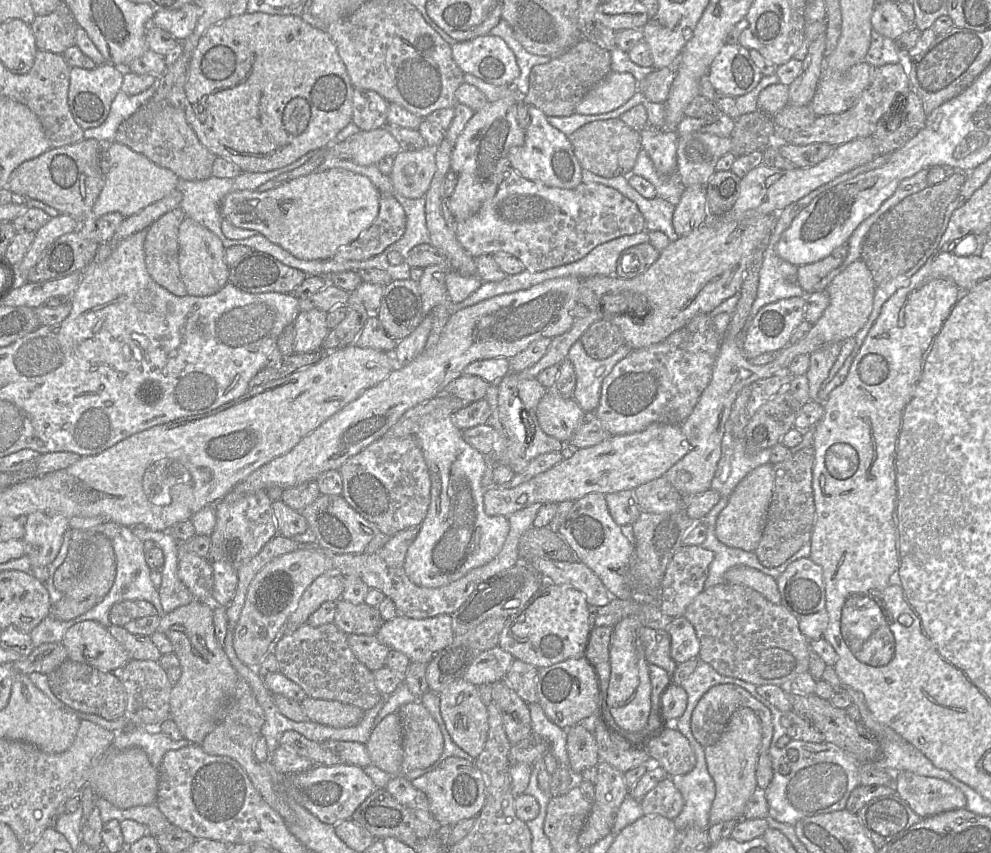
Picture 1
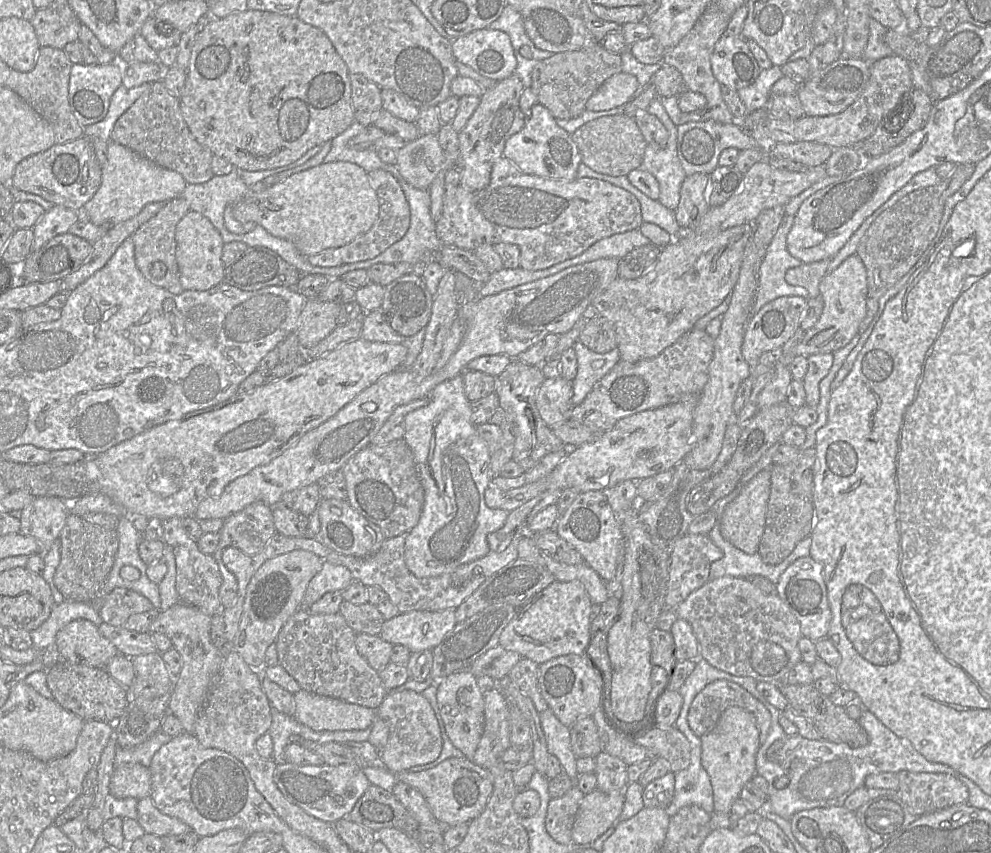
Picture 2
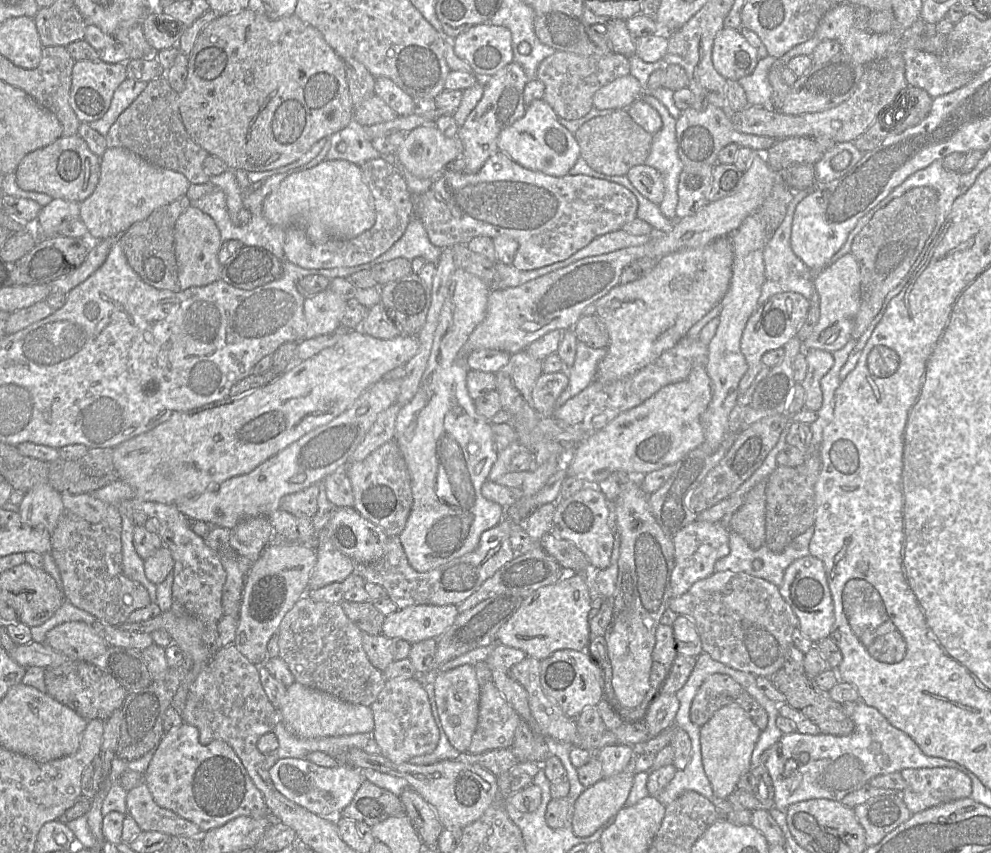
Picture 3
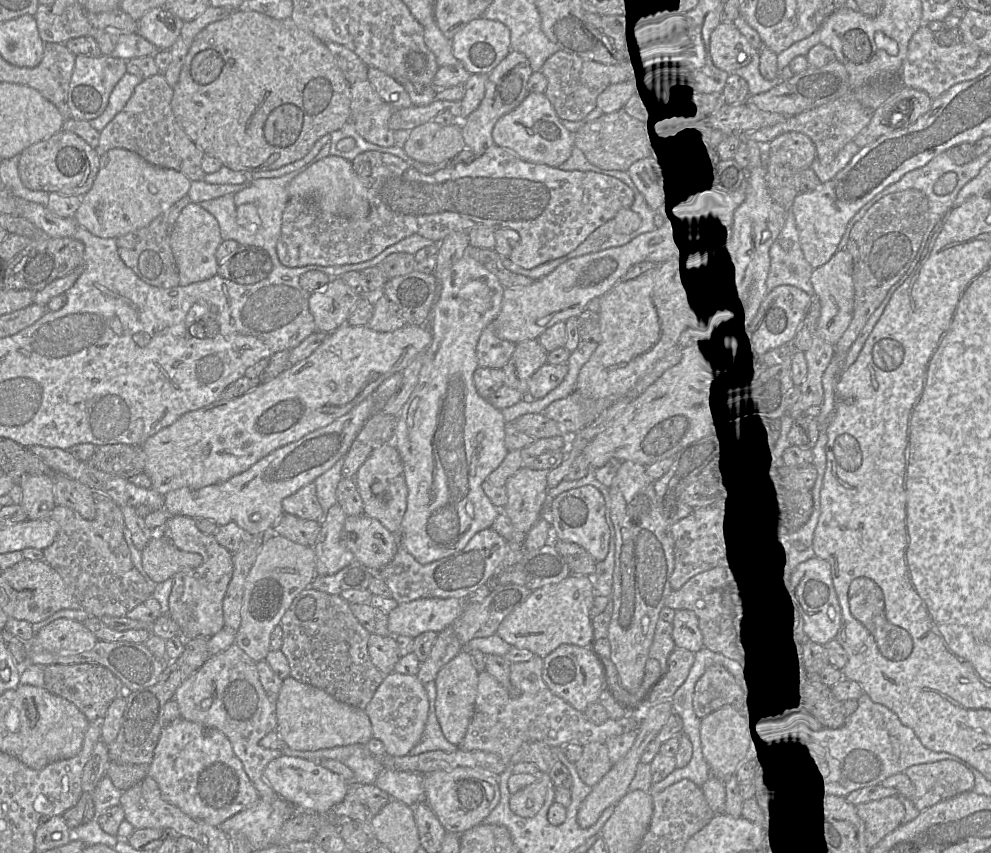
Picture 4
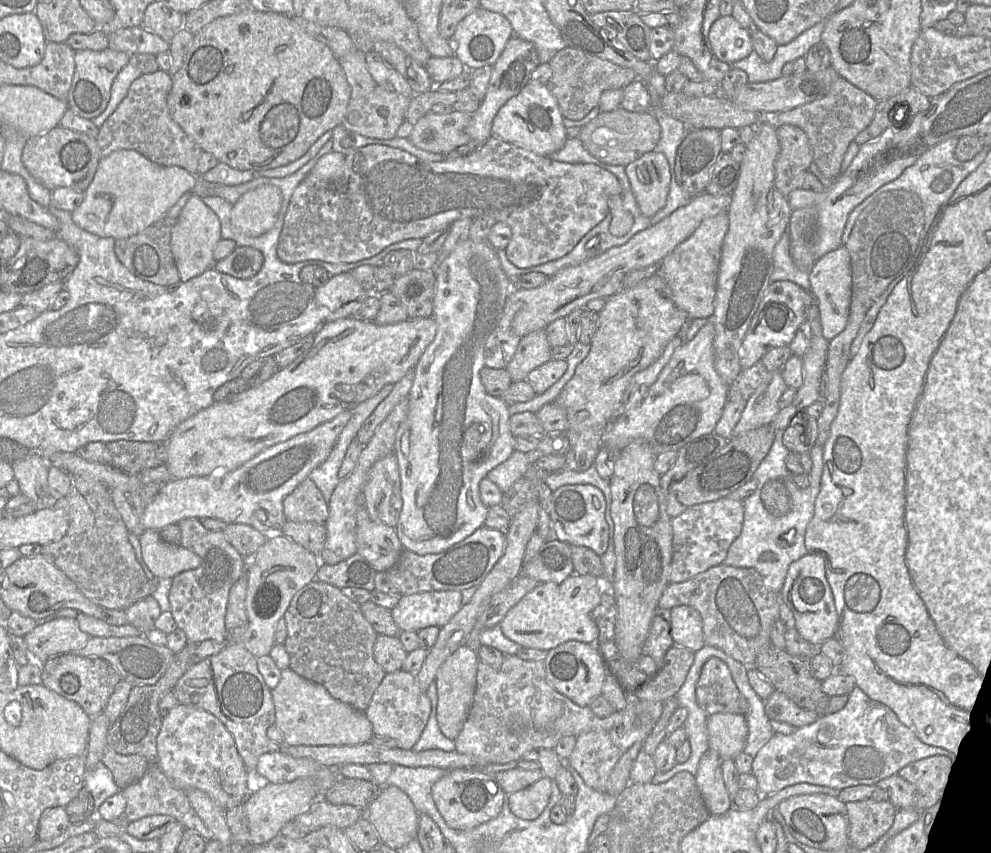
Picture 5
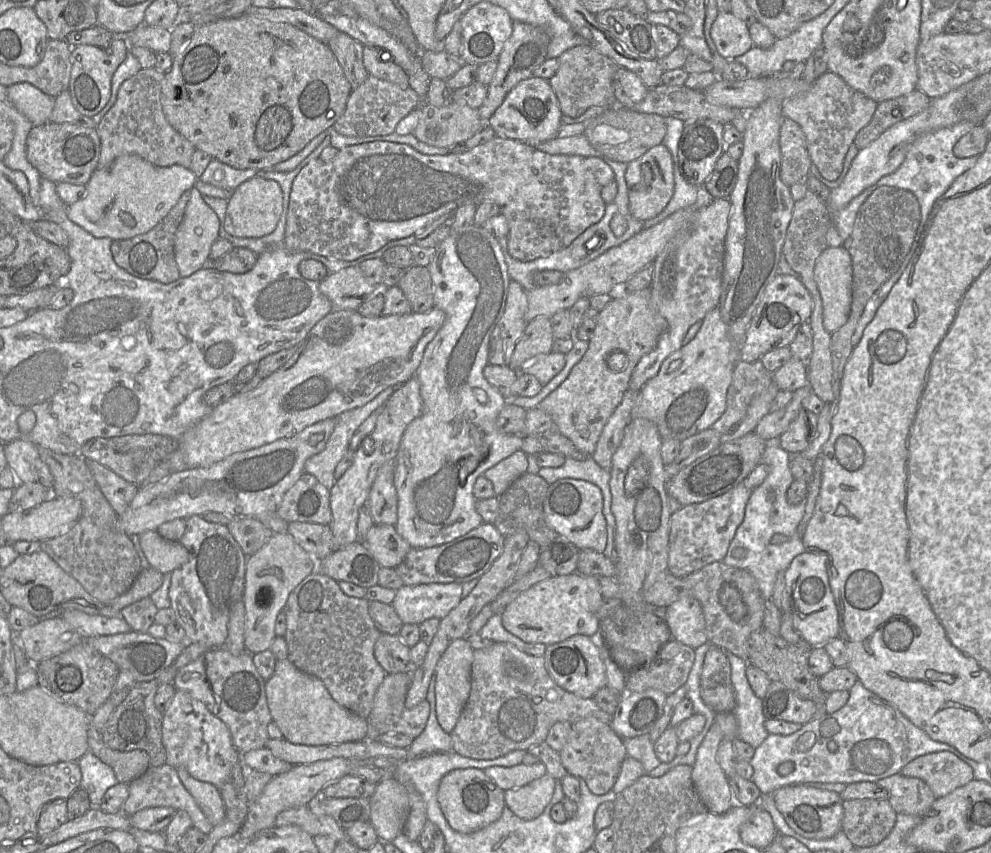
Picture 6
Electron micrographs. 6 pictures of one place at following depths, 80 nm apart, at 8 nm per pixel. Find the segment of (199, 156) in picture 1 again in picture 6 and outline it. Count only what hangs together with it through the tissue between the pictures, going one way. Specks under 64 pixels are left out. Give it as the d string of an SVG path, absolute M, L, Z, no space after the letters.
M141 68L119 87L114 105L97 125L100 157L97 168L108 166L122 154L136 154L156 166L182 165L190 168L196 148L167 121L161 104L163 72L156 68Z

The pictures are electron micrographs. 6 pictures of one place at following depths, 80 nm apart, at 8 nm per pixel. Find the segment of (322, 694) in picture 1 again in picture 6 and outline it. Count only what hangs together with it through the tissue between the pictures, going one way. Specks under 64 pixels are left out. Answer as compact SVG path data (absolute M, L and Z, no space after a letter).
M316 569L291 591L283 608L286 613L284 638L288 647L287 659L302 672L319 678L339 705L365 719L387 674L374 656L374 646L381 632L375 627L368 607L367 598L346 595L336 580Z

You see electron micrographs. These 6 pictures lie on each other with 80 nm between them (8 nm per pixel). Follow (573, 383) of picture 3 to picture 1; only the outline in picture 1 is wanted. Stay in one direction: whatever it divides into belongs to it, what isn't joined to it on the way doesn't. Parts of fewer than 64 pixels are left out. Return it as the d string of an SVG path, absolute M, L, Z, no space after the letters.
M580 340L571 346L567 359L573 364L576 374L573 398L587 414L592 414L599 404L604 378L612 371L613 367L631 351L631 347L623 345L608 358L597 360L587 354Z

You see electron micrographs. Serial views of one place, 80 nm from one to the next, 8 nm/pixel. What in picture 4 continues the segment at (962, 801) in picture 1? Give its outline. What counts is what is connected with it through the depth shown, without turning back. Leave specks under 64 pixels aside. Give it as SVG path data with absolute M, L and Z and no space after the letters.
M953 760L913 765L903 773L914 785L914 794L910 800L918 811L971 791L974 787L973 773Z

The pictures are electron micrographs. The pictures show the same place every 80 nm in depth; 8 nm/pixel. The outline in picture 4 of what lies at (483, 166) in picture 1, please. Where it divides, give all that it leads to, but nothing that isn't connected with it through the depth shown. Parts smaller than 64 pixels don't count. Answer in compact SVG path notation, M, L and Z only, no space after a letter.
M511 50L487 75L484 98L479 106L462 121L461 127L465 148L471 149L476 157L481 156L494 145L492 130L498 119L518 107L529 93L528 80L532 73L527 57L521 52Z

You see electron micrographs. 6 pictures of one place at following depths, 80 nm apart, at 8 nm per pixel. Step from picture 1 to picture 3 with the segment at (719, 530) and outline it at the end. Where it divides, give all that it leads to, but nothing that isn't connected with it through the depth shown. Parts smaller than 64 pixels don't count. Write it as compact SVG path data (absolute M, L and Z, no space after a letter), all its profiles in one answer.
M767 479L756 484L728 523L729 530L742 536L753 550L765 544L766 485Z

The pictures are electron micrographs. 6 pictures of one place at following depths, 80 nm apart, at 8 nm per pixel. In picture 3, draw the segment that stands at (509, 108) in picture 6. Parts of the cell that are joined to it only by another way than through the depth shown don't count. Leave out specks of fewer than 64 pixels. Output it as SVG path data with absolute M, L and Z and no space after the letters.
M543 98L532 101L520 119L500 132L497 145L499 151L524 168L556 177L568 175L580 157L574 134L560 124L558 115Z

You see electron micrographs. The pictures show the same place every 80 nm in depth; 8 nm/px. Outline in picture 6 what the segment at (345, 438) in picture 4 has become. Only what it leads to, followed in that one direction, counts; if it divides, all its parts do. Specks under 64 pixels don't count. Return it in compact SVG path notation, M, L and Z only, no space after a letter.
M333 418L322 420L306 427L292 437L281 438L258 448L234 453L208 467L187 468L170 473L168 477L158 482L144 483L139 486L126 511L118 515L118 528L128 536L140 535L145 531L157 530L161 524L177 518L187 519L193 515L219 512L231 518L255 518L274 533L287 533L289 523L278 515L277 508L285 492L295 484L304 472L306 460L325 449L335 424L336 421Z

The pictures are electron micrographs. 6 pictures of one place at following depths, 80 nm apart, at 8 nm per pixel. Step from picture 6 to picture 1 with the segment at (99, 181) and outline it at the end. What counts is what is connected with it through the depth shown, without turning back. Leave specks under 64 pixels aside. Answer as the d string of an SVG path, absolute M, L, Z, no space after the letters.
M117 141L105 144L105 148L109 157L109 172L104 176L104 185L92 207L91 217L111 212L129 217L176 189L179 177L170 169L154 164L144 155Z

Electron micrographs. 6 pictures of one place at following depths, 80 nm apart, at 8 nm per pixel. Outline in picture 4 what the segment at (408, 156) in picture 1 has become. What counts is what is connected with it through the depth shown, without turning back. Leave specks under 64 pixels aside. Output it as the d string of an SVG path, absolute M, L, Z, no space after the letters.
M430 120L413 128L402 148L415 161L440 164L453 159L466 147L461 127L460 120L447 126Z

